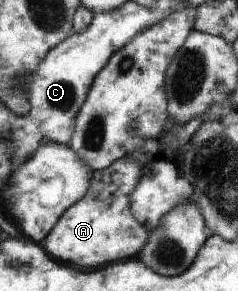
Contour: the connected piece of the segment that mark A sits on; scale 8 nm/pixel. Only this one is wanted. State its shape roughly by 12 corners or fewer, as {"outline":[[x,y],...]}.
{"outline":[[126,156],[41,243],[84,270],[140,255],[149,239],[130,193],[144,173]]}

